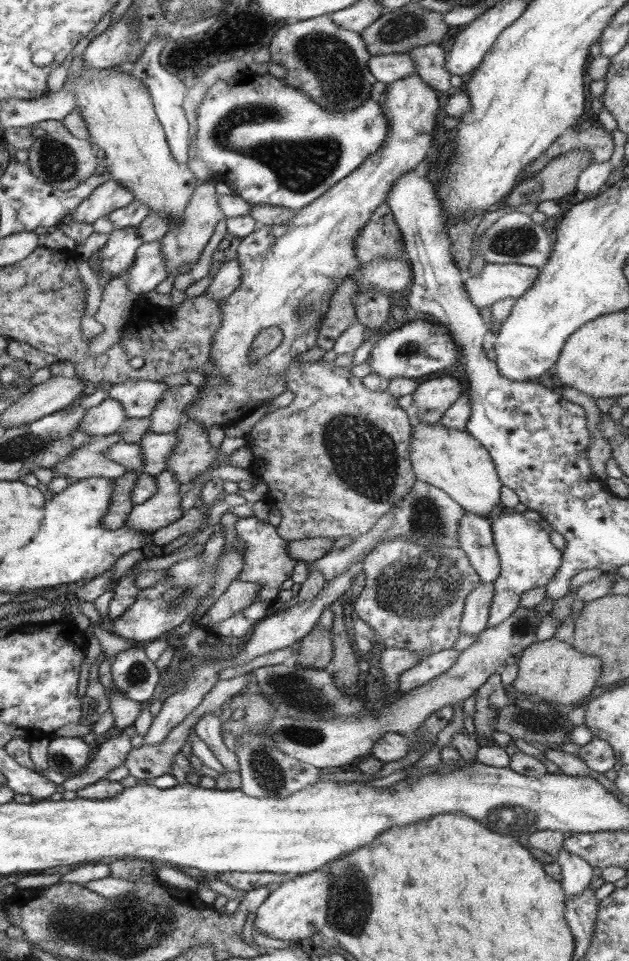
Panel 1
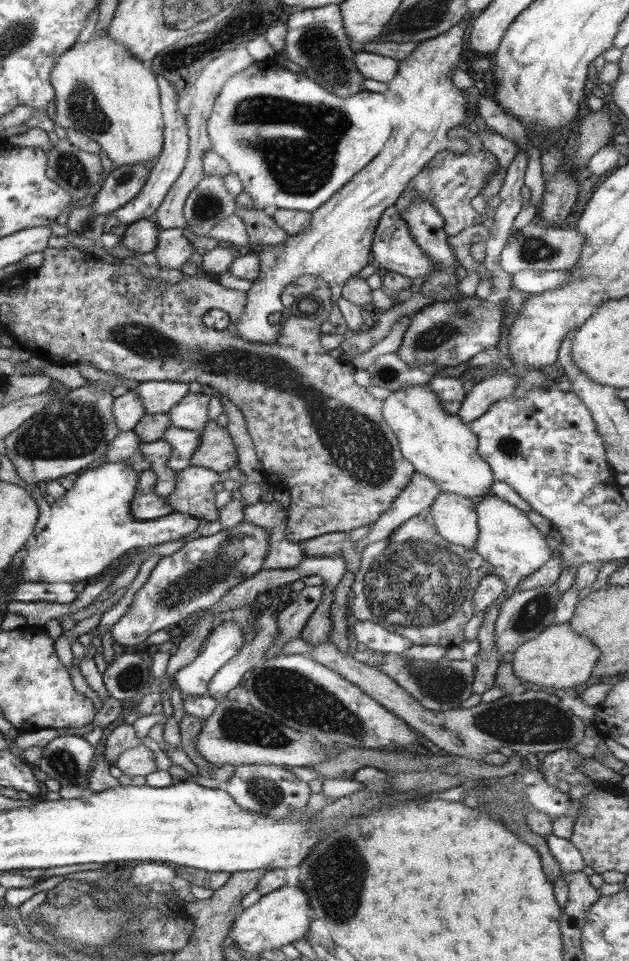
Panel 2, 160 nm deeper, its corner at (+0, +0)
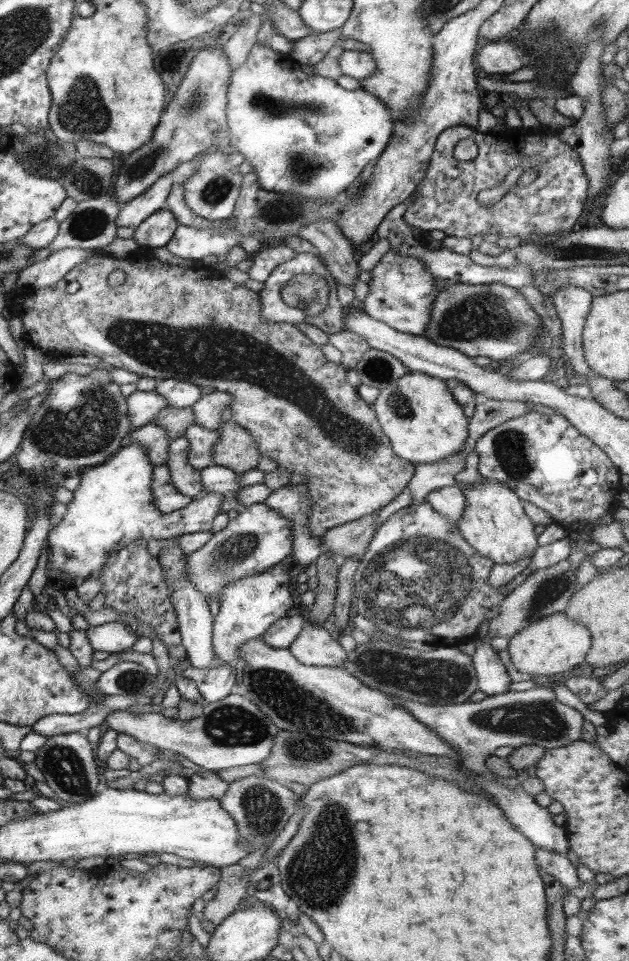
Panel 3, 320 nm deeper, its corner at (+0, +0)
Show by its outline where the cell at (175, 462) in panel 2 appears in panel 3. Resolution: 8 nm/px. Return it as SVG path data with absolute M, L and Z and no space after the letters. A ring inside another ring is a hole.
M193 424L186 429L185 436L190 440L190 457L188 461L197 469L208 468L213 465L212 448L219 441L219 434L215 430L208 430L204 426Z

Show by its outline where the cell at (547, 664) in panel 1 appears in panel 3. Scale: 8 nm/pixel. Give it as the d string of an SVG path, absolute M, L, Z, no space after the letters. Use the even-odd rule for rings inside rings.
M554 613L531 622L519 633L509 638L508 649L511 662L518 672L539 676L554 676L580 667L592 646L591 632L566 613Z

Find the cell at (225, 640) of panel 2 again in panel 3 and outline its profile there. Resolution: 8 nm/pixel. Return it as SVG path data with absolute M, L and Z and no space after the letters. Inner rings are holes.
M276 564L266 570L230 581L219 592L220 609L213 622L214 654L224 664L233 664L246 641L260 638L277 620L289 616L294 606L292 590L294 568L290 564Z

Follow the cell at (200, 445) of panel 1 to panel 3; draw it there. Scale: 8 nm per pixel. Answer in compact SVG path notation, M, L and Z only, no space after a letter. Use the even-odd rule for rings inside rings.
M230 420L223 421L217 432L219 441L212 448L214 465L225 466L239 473L257 468L262 456L248 430Z

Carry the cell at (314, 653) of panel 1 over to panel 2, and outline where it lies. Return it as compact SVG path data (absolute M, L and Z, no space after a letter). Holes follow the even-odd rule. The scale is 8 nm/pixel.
M322 584L322 587L323 593L320 604L318 604L301 632L301 637L312 643L312 646L318 646L318 644L328 639L332 626L330 609L333 592L324 584Z

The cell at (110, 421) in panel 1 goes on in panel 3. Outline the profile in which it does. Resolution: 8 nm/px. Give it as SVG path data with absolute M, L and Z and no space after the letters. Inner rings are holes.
M135 391L127 397L128 416L133 430L144 426L163 409L169 406L167 398L156 391Z

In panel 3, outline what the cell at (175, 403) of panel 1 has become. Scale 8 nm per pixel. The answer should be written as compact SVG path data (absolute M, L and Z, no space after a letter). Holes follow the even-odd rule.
M212 390L202 395L202 398L191 407L196 417L196 424L218 431L223 425L222 412L231 408L233 398L230 393Z

